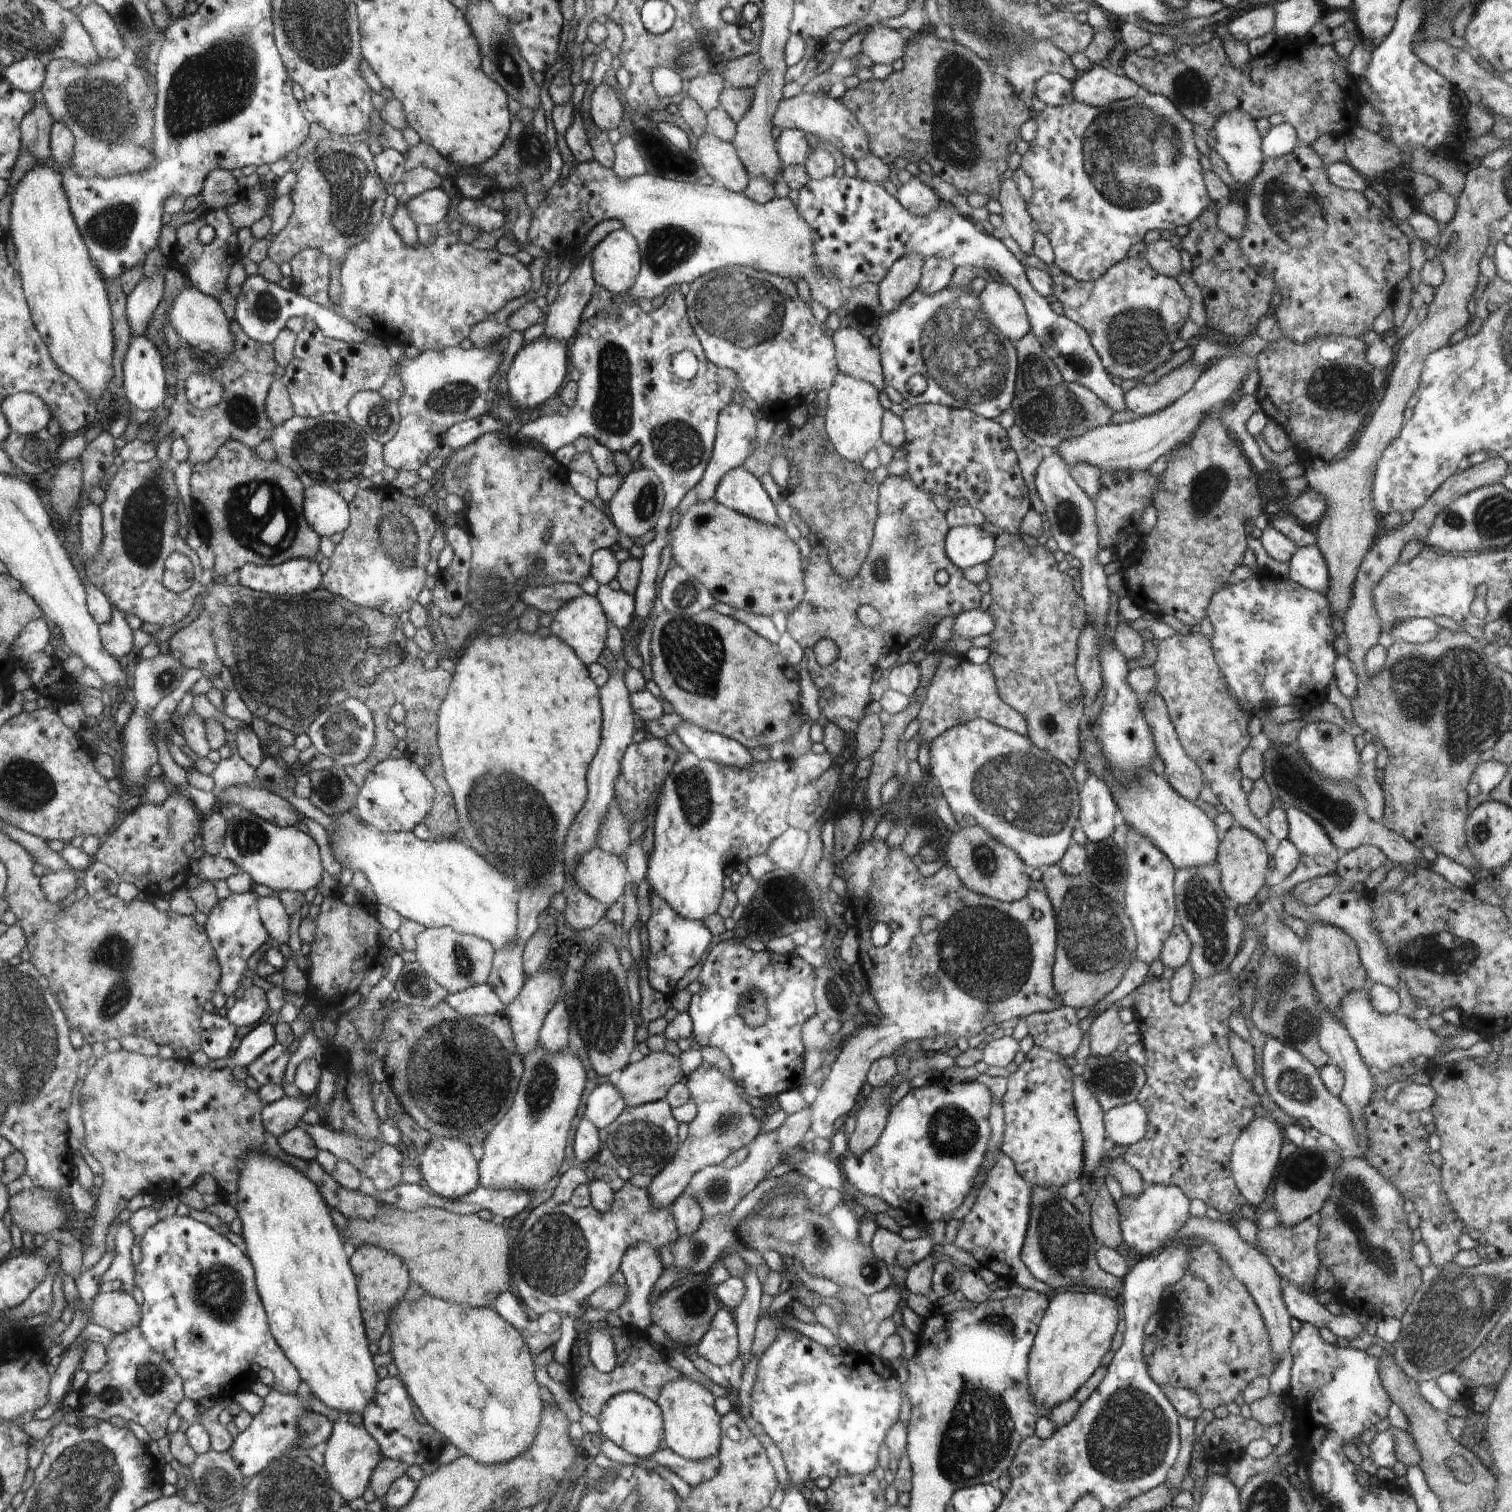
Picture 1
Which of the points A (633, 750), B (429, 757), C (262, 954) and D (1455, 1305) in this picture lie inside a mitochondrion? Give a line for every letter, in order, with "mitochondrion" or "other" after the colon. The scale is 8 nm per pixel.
A: other
B: other
C: other
D: mitochondrion

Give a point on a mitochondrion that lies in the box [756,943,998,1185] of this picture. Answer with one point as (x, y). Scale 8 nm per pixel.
(952, 1132)

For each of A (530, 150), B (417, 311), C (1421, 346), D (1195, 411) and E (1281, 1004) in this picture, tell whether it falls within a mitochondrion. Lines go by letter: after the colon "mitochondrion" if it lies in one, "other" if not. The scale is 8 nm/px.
A: mitochondrion
B: other
C: other
D: other
E: mitochondrion

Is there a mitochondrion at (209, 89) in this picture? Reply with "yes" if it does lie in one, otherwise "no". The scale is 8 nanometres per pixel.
yes

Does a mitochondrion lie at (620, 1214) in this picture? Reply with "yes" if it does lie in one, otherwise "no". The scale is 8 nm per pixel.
no

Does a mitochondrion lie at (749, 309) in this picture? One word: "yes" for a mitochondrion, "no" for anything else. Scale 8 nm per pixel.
yes

